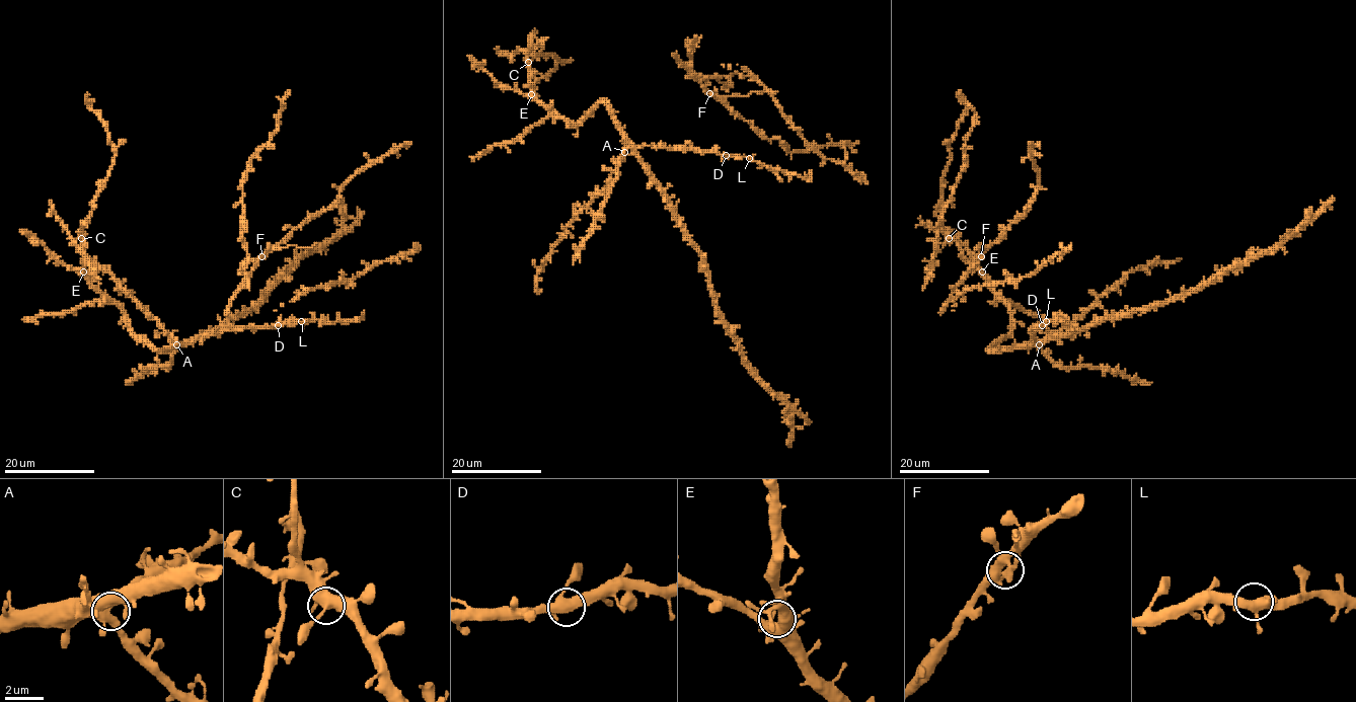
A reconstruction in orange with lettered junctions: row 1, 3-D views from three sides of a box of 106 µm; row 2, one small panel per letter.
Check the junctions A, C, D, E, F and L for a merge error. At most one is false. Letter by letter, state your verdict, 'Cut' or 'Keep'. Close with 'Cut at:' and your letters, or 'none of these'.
A: Keep
C: Keep
D: Keep
E: Keep
F: Cut
L: Keep
Cut at: F

